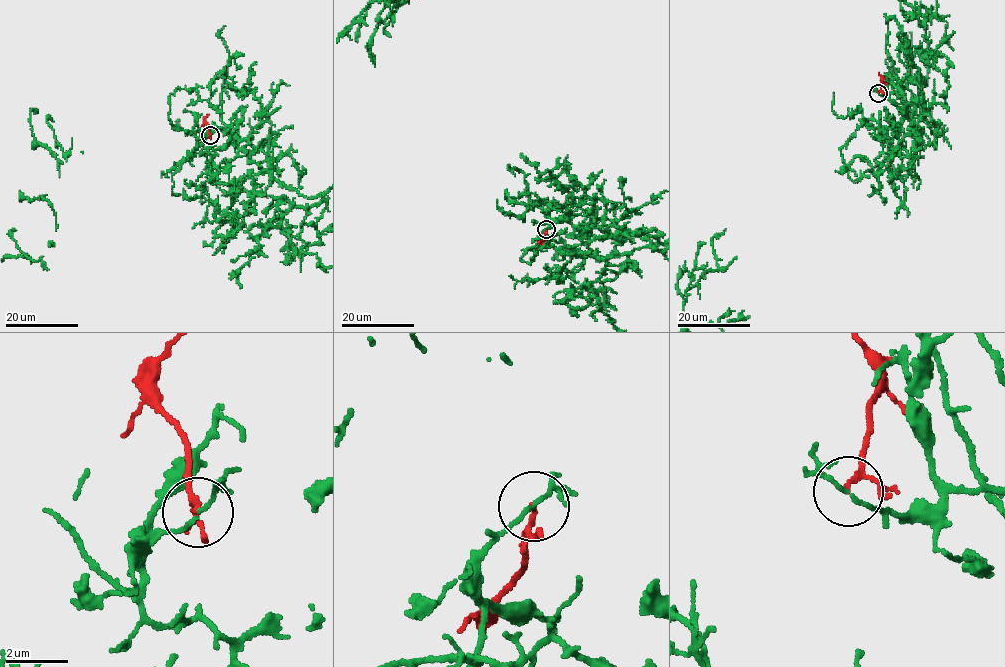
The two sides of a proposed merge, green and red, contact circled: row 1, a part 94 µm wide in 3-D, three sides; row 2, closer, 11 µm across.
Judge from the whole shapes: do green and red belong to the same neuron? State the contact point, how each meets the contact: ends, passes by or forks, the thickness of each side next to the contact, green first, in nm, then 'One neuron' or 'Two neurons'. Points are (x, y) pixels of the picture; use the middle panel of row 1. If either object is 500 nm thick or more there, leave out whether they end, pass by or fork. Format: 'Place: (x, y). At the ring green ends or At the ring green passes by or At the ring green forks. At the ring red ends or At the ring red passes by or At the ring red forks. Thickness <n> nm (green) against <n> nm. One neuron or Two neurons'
Place: (546, 229). At the ring green passes by. At the ring red passes by. Thickness 110 nm (green) against 110 nm. Two neurons

